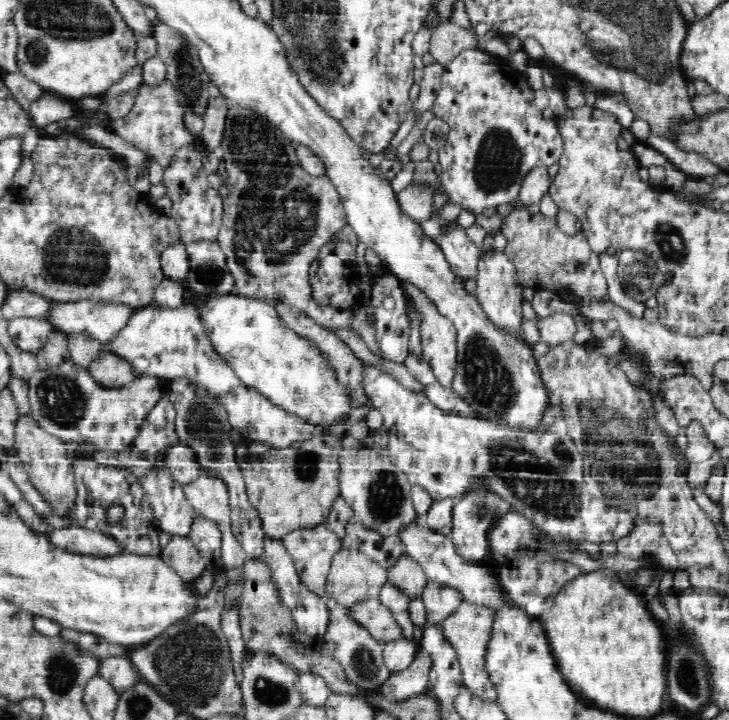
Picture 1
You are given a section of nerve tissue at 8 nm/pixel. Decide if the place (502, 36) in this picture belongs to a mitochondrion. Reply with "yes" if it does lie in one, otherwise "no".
no

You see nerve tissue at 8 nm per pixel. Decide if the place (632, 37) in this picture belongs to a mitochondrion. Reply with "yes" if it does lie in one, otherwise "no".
yes

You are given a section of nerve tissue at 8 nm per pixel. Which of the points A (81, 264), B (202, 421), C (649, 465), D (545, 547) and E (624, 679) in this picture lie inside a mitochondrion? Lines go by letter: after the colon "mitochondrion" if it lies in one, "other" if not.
A: mitochondrion
B: mitochondrion
C: mitochondrion
D: other
E: other

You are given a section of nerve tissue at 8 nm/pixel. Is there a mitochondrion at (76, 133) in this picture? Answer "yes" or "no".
no

